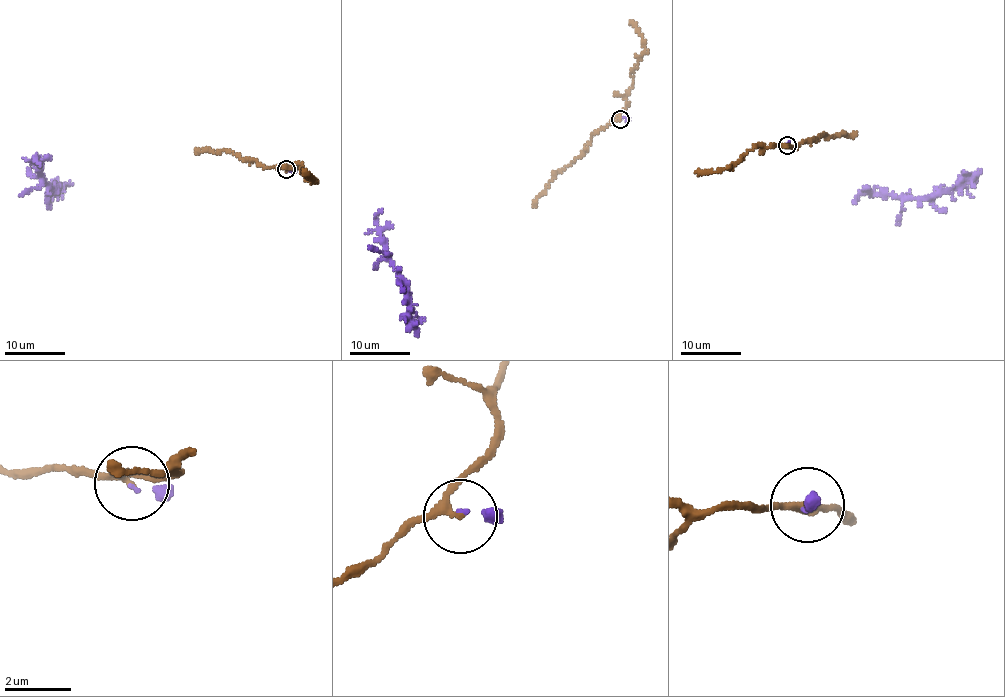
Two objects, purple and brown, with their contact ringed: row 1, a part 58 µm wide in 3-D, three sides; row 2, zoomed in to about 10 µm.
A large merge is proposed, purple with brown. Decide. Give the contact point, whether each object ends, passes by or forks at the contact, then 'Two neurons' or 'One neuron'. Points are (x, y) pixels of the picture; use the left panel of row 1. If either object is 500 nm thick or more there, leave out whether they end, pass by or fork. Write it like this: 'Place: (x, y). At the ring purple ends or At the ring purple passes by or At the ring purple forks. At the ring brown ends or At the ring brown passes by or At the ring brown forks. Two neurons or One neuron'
Place: (286, 169). At the ring purple ends. At the ring brown passes by. One neuron

